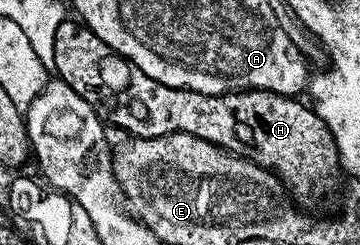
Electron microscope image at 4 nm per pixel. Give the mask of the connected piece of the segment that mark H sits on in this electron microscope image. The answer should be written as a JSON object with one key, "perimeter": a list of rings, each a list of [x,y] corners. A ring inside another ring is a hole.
{"perimeter":[[[67,19],[59,23],[59,31],[55,31],[55,63],[52,68],[56,76],[71,87],[78,95],[91,95],[91,85],[105,81],[109,85],[109,111],[97,111],[97,116],[110,126],[118,125],[126,129],[133,137],[162,137],[168,133],[186,133],[199,139],[207,139],[221,149],[227,149],[238,155],[251,155],[251,160],[262,169],[272,171],[279,178],[280,184],[287,190],[294,202],[309,201],[313,197],[313,205],[317,209],[325,209],[329,205],[328,197],[338,196],[342,188],[343,169],[341,156],[337,154],[337,144],[323,119],[319,119],[317,110],[305,105],[301,99],[284,97],[262,89],[242,89],[236,93],[220,93],[219,95],[203,95],[190,89],[172,89],[147,75],[135,72],[125,58],[120,57],[99,35],[91,32],[85,24],[77,19]],[[109,53],[109,75],[101,75],[103,59]]]}

